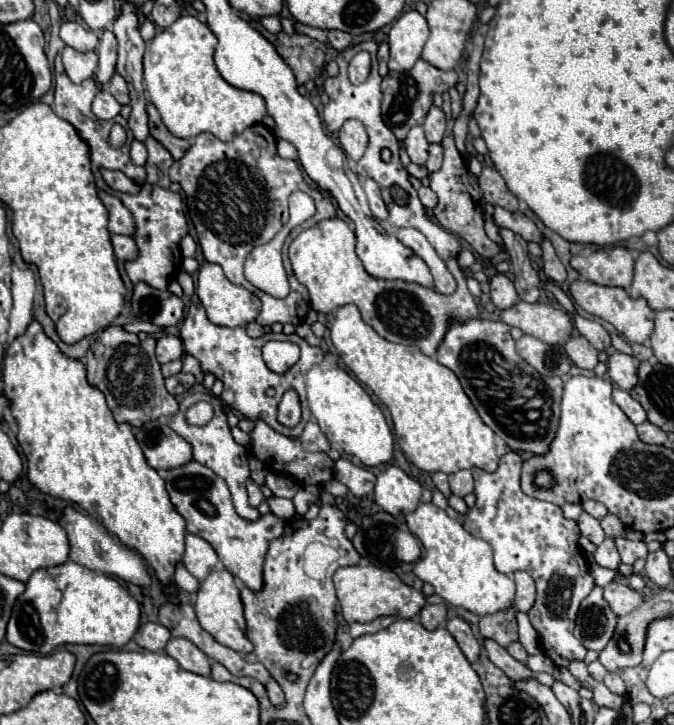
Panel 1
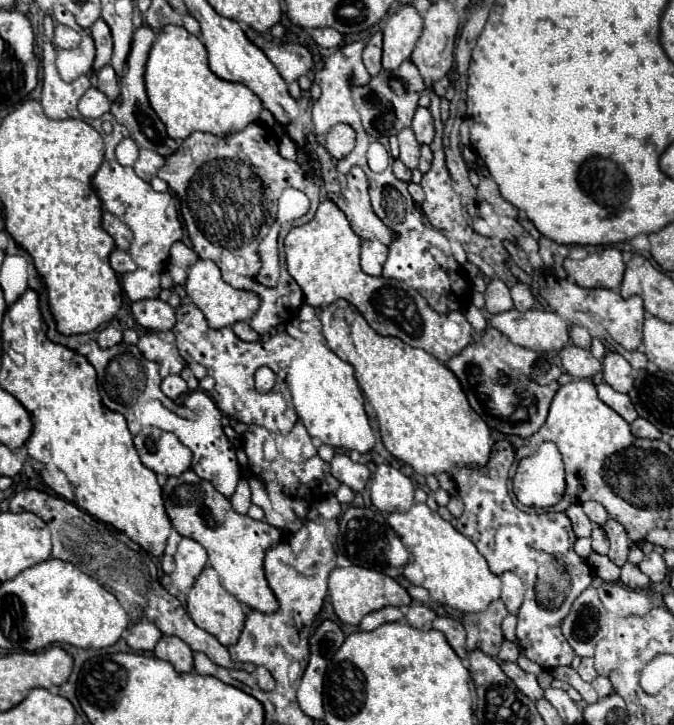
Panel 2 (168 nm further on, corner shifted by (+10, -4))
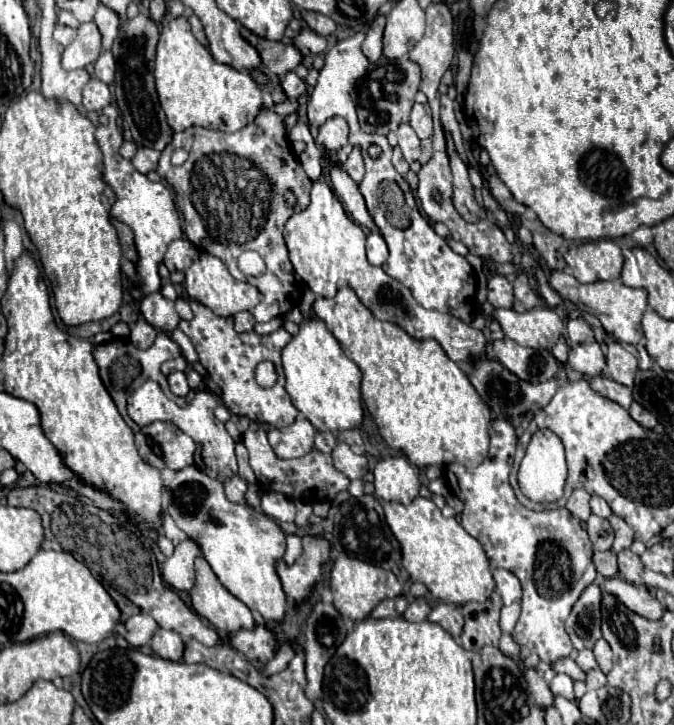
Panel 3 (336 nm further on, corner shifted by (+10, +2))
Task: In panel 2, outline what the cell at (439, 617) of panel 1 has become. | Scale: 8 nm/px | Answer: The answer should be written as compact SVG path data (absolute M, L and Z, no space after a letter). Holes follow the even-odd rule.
M413 603L413 605L405 611L405 619L409 621L409 625L413 625L413 627L417 627L417 629L425 629L425 627L429 627L431 621L435 619L435 613L433 613L429 607L421 605L421 603Z

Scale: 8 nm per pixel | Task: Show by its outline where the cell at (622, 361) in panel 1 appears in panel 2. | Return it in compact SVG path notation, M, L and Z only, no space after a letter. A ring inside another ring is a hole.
M607 353L603 357L603 377L615 391L627 393L633 387L633 369L619 353Z

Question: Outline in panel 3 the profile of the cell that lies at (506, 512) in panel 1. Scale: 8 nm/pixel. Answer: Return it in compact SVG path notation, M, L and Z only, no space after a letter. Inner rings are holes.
M493 421L491 447L487 459L467 469L459 463L451 463L449 471L457 477L459 499L465 503L461 513L461 525L471 533L485 549L491 567L503 567L517 575L523 585L523 609L513 629L513 639L519 645L533 645L543 663L553 663L561 657L569 657L573 645L565 631L565 619L571 607L579 599L581 591L593 583L595 567L591 563L591 541L581 521L577 521L567 509L553 511L529 511L517 499L509 485L511 461L515 455L517 435L509 421Z

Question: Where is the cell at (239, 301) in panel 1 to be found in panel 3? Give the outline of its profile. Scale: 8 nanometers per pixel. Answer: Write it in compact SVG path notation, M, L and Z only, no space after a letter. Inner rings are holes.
M201 253L199 259L185 271L185 289L189 293L191 299L199 301L201 305L209 307L213 313L217 313L219 317L231 317L239 311L251 311L255 305L259 305L261 301L261 293L257 287L245 283L245 281L237 281L229 275L229 271L225 269L223 261L209 255L209 253Z

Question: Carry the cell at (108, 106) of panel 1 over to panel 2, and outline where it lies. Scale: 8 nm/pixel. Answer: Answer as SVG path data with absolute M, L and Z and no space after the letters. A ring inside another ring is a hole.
M93 87L79 101L79 113L89 119L105 115L109 107L111 107L111 101L107 99L107 95L103 95L99 89L93 89Z

